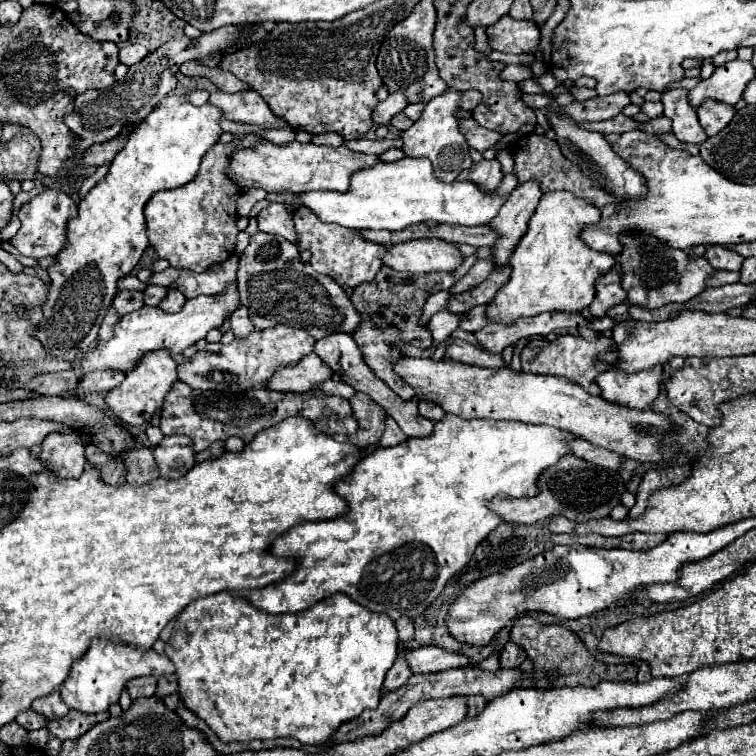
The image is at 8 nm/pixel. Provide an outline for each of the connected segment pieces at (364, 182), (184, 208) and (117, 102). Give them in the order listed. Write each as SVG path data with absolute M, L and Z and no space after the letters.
M402 158L396 162L380 162L370 168L356 170L348 192L302 192L296 194L300 206L312 210L320 222L338 224L350 230L402 230L418 222L446 222L464 226L490 224L508 196L480 194L470 182L440 182L432 174L426 158Z
M260 136L234 138L228 144L214 144L202 158L196 178L176 190L156 192L144 208L146 232L150 246L156 254L170 262L172 268L186 268L192 272L204 272L212 264L220 264L234 254L236 248L236 200L238 186L224 174L230 162L230 154L238 146L252 146Z
M224 26L214 32L204 32L200 38L192 40L188 36L170 40L162 44L158 50L148 54L144 60L138 64L132 64L128 68L128 74L124 80L112 84L110 88L104 90L86 90L74 98L74 112L64 118L66 126L70 128L72 136L76 138L76 144L72 148L76 152L84 152L96 142L106 142L114 138L126 124L132 122L142 122L158 104L164 96L168 96L176 88L176 72L180 64L188 60L206 60L208 56L220 54L226 50L230 44L238 42L240 38L240 28L236 26Z

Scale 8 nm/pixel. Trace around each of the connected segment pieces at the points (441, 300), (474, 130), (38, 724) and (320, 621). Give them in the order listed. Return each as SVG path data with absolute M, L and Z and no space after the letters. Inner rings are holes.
M436 292L436 294L432 294L432 296L426 300L426 306L424 306L424 310L422 310L420 324L422 324L422 326L428 326L430 318L432 318L436 312L440 312L440 310L446 308L448 298L450 298L448 292Z
M472 118L460 120L460 126L458 126L458 128L460 128L460 132L464 134L466 142L468 142L472 148L476 148L480 153L494 148L494 144L502 138L500 133L482 128L482 126L480 126L478 122L474 122Z
M26 710L26 712L20 712L16 716L16 722L26 728L26 730L38 730L38 728L44 728L46 726L46 718L36 714L34 710Z
M218 592L200 600L194 600L192 604L188 604L182 614L178 616L176 624L174 624L174 632L170 636L170 640L166 642L164 654L174 662L176 666L176 676L178 676L178 694L180 700L184 702L184 706L194 712L200 719L209 726L209 728L220 736L222 742L248 742L248 740L268 740L268 738L296 738L302 744L324 744L330 740L330 736L344 724L344 722L352 722L354 718L358 718L366 708L376 708L380 702L380 692L382 692L382 682L386 678L386 672L392 668L398 650L396 650L396 642L398 642L398 634L396 634L396 626L394 622L386 616L386 614L376 614L356 602L352 602L346 594L334 594L330 598L324 598L320 602L316 602L314 606L310 606L308 610L300 612L300 614L286 614L286 616L272 616L272 614L264 614L256 608L252 608L250 602L246 602L244 598L232 594L232 592ZM190 620L198 620L198 628L194 632L188 632L186 624Z

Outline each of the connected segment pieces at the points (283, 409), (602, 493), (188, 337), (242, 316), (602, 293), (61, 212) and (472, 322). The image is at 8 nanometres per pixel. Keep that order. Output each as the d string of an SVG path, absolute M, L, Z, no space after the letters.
M174 382L172 390L166 394L166 402L162 408L160 430L164 436L170 434L186 434L194 440L194 452L202 452L216 440L228 440L230 436L242 438L246 444L262 430L268 430L290 416L302 416L310 420L320 432L326 434L342 434L350 436L358 430L358 420L352 414L350 402L338 396L314 396L314 394L298 394L298 392L272 392L266 388L250 388L244 396L240 394L222 394L222 392L200 392L192 390L184 382Z
M562 456L558 464L546 468L538 480L538 494L532 498L510 498L510 496L496 496L488 502L488 508L494 514L500 514L504 522L512 524L534 524L544 518L564 516L572 522L588 522L592 518L604 518L612 512L614 506L620 504L620 494L626 490L624 480L616 470L604 470L586 462L576 456Z
M226 286L222 294L216 296L200 296L186 300L180 312L176 314L166 314L156 306L142 306L140 310L134 310L126 316L122 316L122 322L114 330L114 338L106 342L104 346L96 346L84 360L82 360L82 372L92 372L92 370L132 370L140 356L146 352L154 350L170 350L170 354L180 354L182 350L190 348L198 340L206 338L206 334L212 328L220 328L230 314L240 306L238 300L238 290L236 286Z
M240 306L240 308L232 314L230 324L232 324L232 332L234 332L236 338L244 338L244 336L248 338L248 336L254 332L254 326L252 326L252 322L250 322L250 318L248 318L248 310L244 310L244 306Z
M612 268L608 274L604 274L596 280L596 298L590 306L590 312L592 312L592 316L600 318L600 314L604 314L604 310L608 310L608 306L612 306L612 302L624 302L624 300L626 300L626 294L620 286L620 276Z
M48 188L20 208L18 218L20 218L22 226L20 226L18 234L10 240L10 244L14 248L18 248L20 254L24 254L24 256L32 256L32 258L56 256L56 252L60 252L62 246L66 244L66 222L68 222L68 218L74 218L76 214L78 214L78 206L74 204L74 200L68 194Z
M476 306L470 312L460 316L460 328L466 332L476 332L480 330L480 326L490 324L490 320L486 318L486 306Z

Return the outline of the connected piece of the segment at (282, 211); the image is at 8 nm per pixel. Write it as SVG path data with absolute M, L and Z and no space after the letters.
M270 202L258 216L258 228L262 232L270 232L270 234L280 234L284 238L288 238L290 242L296 242L296 232L292 226L292 216L288 214L288 210L284 208L284 204L274 204Z

